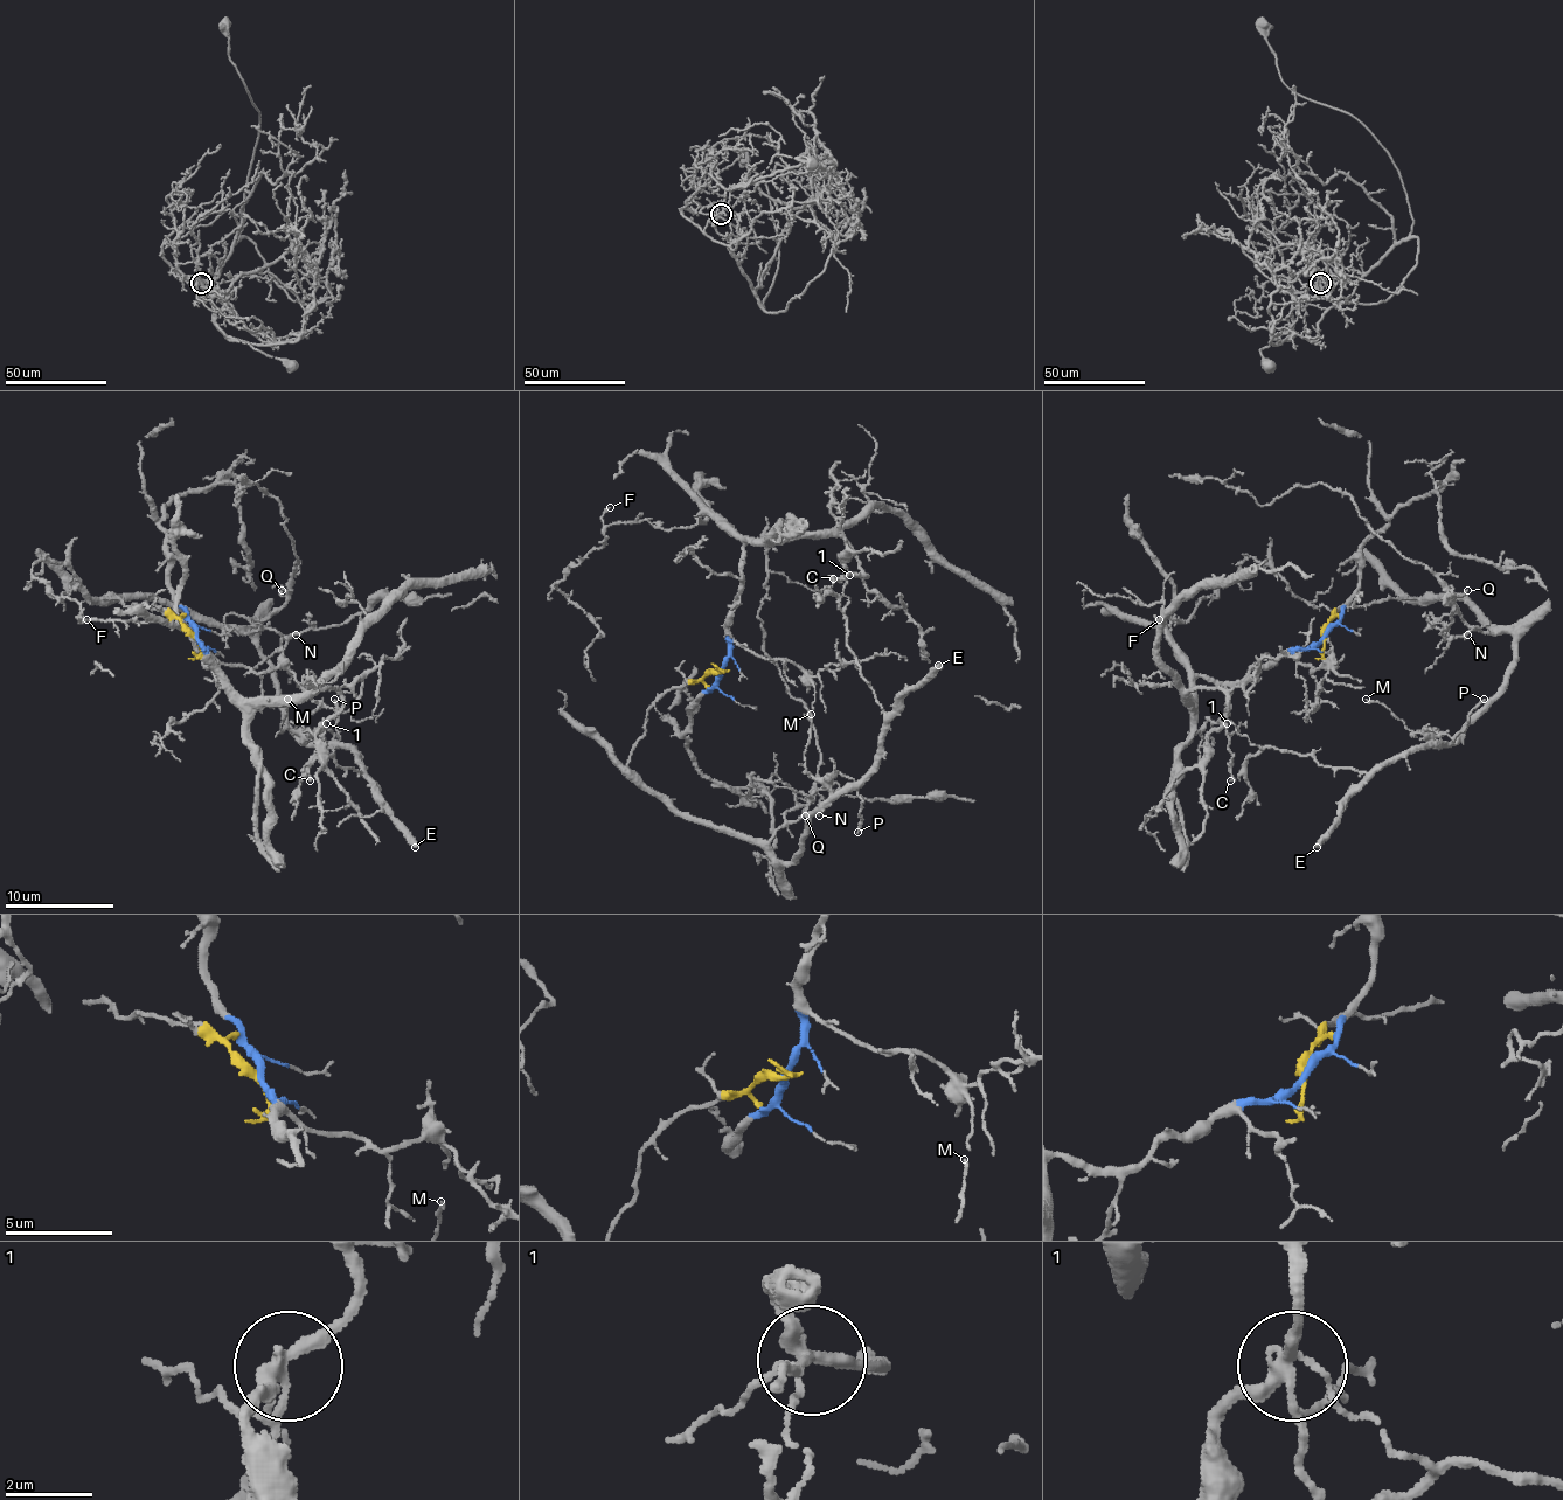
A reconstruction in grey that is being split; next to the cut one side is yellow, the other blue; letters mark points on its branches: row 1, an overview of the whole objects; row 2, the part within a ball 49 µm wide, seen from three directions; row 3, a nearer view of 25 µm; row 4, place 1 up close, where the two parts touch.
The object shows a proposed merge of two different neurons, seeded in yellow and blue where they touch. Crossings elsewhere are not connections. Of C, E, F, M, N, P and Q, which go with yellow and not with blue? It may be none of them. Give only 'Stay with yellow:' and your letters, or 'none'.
Stay with yellow: E, M, N, P, Q

